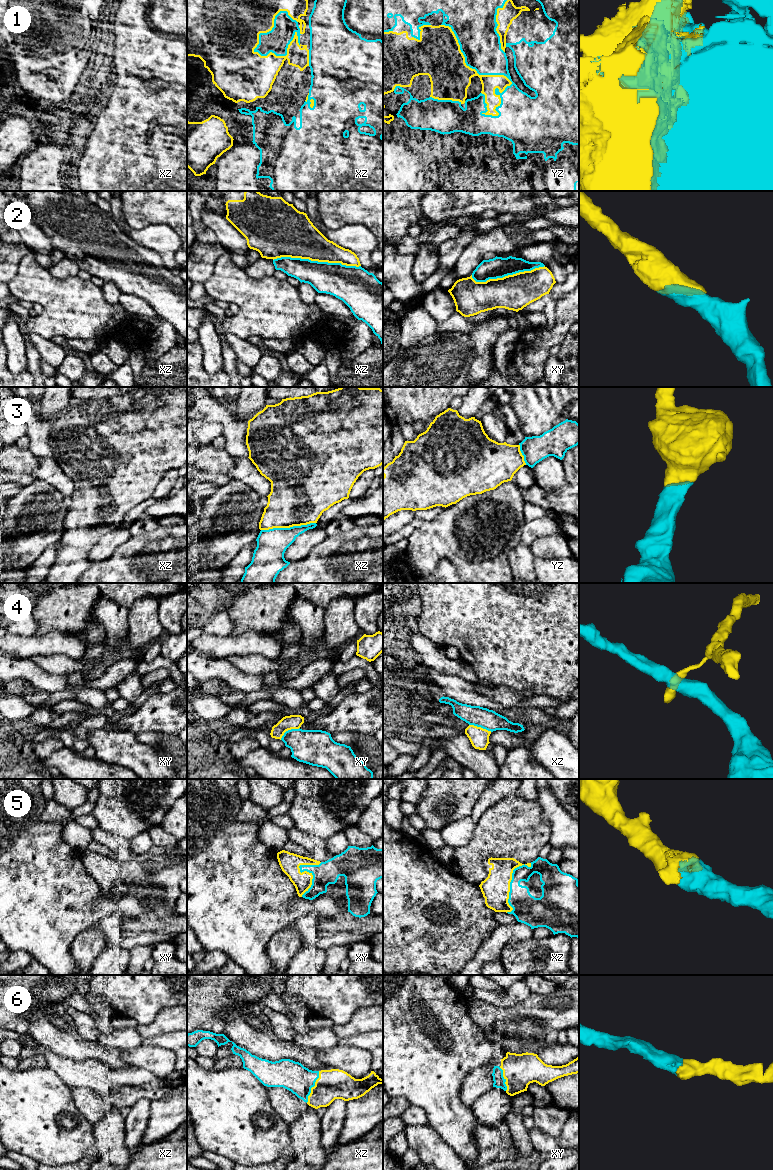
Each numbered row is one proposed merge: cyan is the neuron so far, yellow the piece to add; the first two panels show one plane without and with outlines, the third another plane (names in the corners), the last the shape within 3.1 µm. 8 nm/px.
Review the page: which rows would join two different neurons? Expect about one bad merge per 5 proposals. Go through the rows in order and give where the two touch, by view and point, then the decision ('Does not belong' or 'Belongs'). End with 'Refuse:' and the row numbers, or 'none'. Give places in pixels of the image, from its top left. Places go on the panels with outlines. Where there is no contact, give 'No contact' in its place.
1: Touches cyan at yz (484, 74). Does not belong
2: Touches cyan at xz (317, 261). Belongs
3: Touches cyan at xz (288, 528). Belongs
4: Touches cyan at xy (288, 730). Does not belong
5: Touches cyan at xz (510, 883). Belongs
6: Touches cyan at xz (312, 1086). Belongs
Refuse: 1, 4

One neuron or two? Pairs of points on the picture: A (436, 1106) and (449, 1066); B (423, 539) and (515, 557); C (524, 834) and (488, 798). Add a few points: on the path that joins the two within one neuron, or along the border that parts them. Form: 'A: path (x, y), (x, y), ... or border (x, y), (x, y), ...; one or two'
A: path (437, 1096), (437, 1081), (441, 1076); one
B: border (520, 542), (508, 556), (511, 572); two
C: border (515, 793), (489, 807), (477, 820); two

